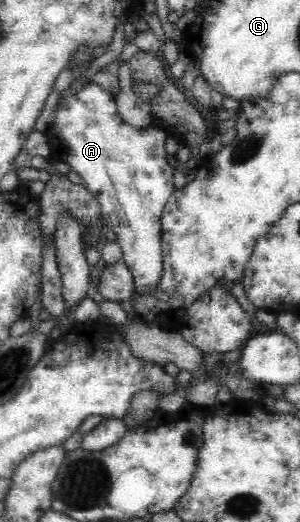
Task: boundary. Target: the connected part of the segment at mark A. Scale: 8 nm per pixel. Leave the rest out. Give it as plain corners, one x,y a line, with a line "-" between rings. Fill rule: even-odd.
94,82
76,95
60,97
56,118
52,122
52,135
64,149
66,163
82,177
84,187
100,202
104,225
117,235
116,242
123,253
122,262
132,276
133,297
150,297
163,273
161,220
166,203
177,190
174,186
174,168
170,166
165,151
167,134
151,124
134,127
125,122
119,114
115,98

